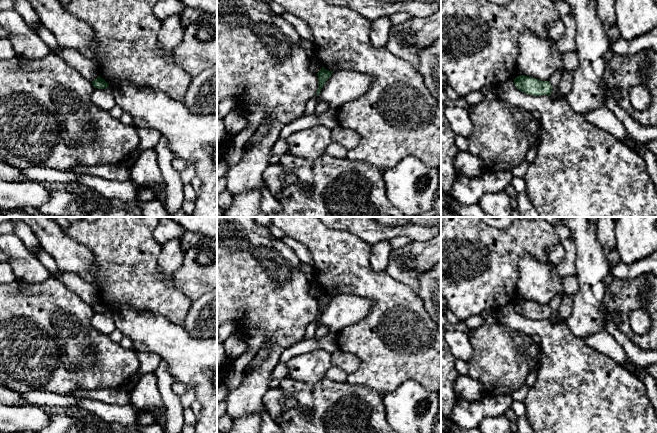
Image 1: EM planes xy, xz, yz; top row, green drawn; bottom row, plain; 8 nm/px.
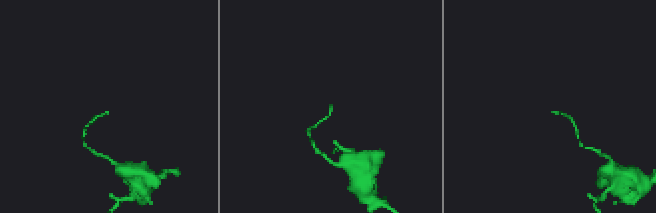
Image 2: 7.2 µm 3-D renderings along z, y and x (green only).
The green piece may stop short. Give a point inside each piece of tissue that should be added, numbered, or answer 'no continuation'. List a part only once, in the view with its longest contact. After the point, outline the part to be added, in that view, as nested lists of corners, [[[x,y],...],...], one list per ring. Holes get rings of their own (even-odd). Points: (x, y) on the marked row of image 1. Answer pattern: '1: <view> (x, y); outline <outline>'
no continuation

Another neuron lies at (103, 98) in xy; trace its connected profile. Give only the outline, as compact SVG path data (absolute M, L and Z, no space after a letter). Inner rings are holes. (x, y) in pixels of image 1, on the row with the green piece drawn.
M109 87L104 89L94 88L90 100L105 111L109 111L116 104L113 91Z

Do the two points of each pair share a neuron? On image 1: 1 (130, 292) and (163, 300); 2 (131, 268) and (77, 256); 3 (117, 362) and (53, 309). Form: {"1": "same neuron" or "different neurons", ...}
{"1": "same neuron", "2": "different neurons", "3": "same neuron"}

